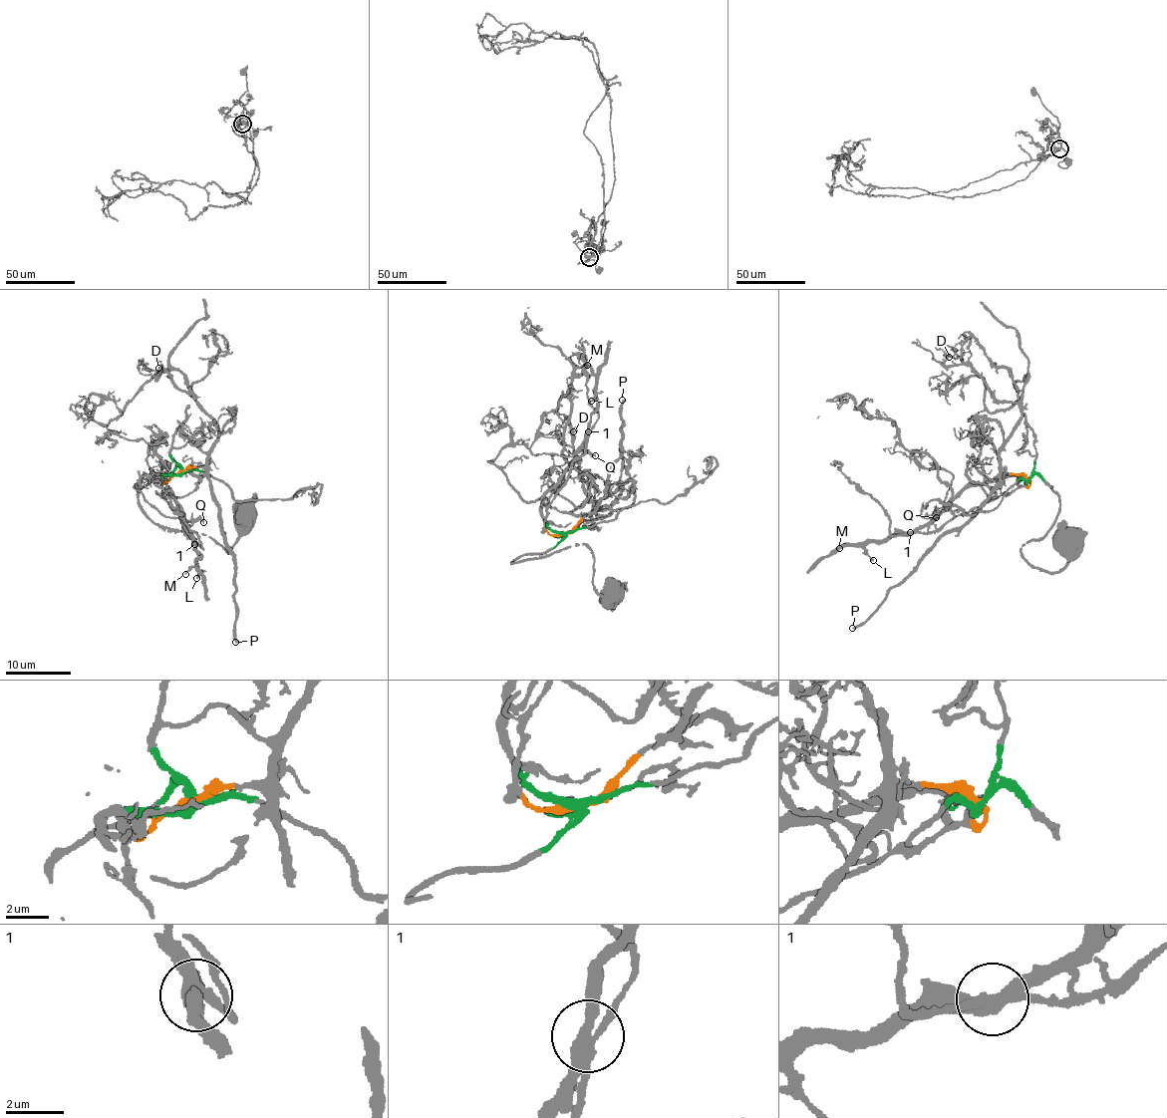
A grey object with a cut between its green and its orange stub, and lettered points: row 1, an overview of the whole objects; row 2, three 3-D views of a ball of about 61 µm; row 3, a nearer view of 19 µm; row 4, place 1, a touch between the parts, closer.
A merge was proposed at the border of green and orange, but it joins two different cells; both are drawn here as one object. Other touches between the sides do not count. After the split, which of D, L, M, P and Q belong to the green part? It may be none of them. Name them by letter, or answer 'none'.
L, M, Q

